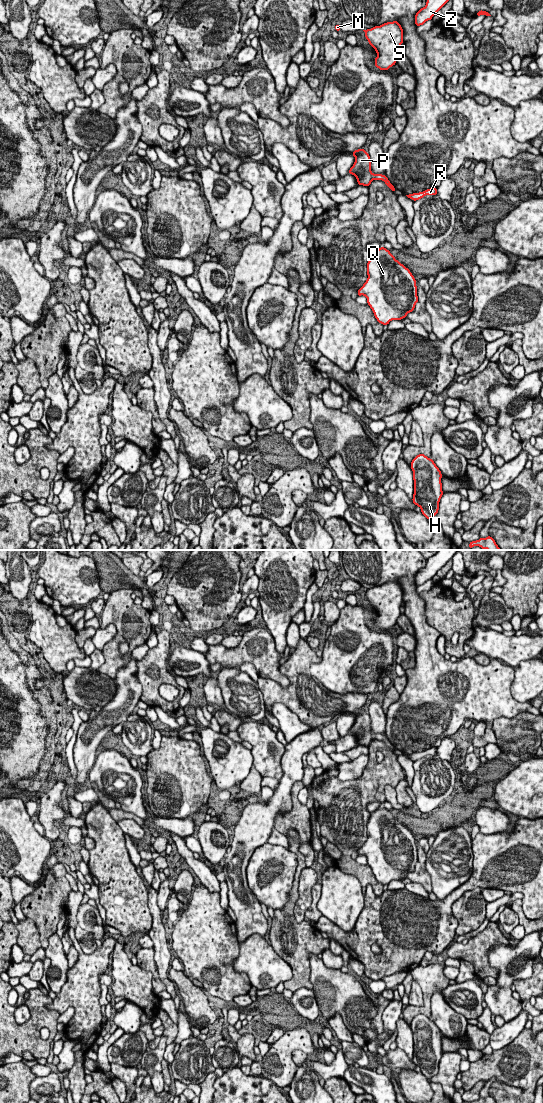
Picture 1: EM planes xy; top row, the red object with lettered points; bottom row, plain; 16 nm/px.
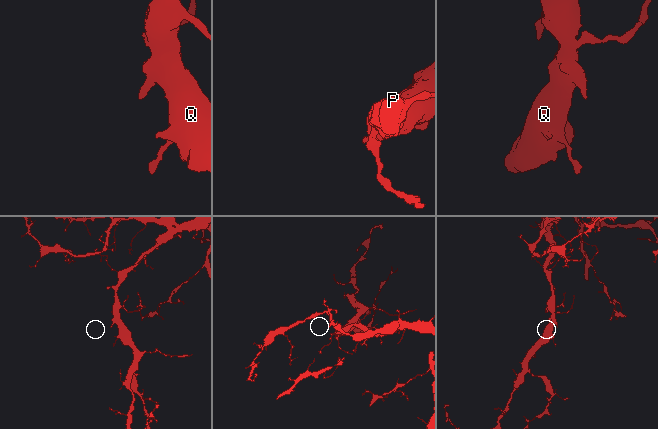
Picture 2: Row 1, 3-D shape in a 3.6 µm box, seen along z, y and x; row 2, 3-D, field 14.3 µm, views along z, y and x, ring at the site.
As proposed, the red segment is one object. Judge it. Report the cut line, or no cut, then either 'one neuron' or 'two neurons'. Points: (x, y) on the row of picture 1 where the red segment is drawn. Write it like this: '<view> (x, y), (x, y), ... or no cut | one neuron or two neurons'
no cut | one neuron

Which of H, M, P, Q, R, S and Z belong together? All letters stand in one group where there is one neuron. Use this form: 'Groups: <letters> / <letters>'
Groups: H M P Q R S Z

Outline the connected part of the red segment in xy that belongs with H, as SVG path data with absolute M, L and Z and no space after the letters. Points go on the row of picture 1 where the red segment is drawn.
M424 454L417 455L411 462L414 480L413 503L430 520L438 513L443 495L442 474L434 461Z

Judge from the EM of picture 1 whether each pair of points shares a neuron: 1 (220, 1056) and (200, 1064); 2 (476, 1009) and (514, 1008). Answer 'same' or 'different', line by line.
1: different
2: different

